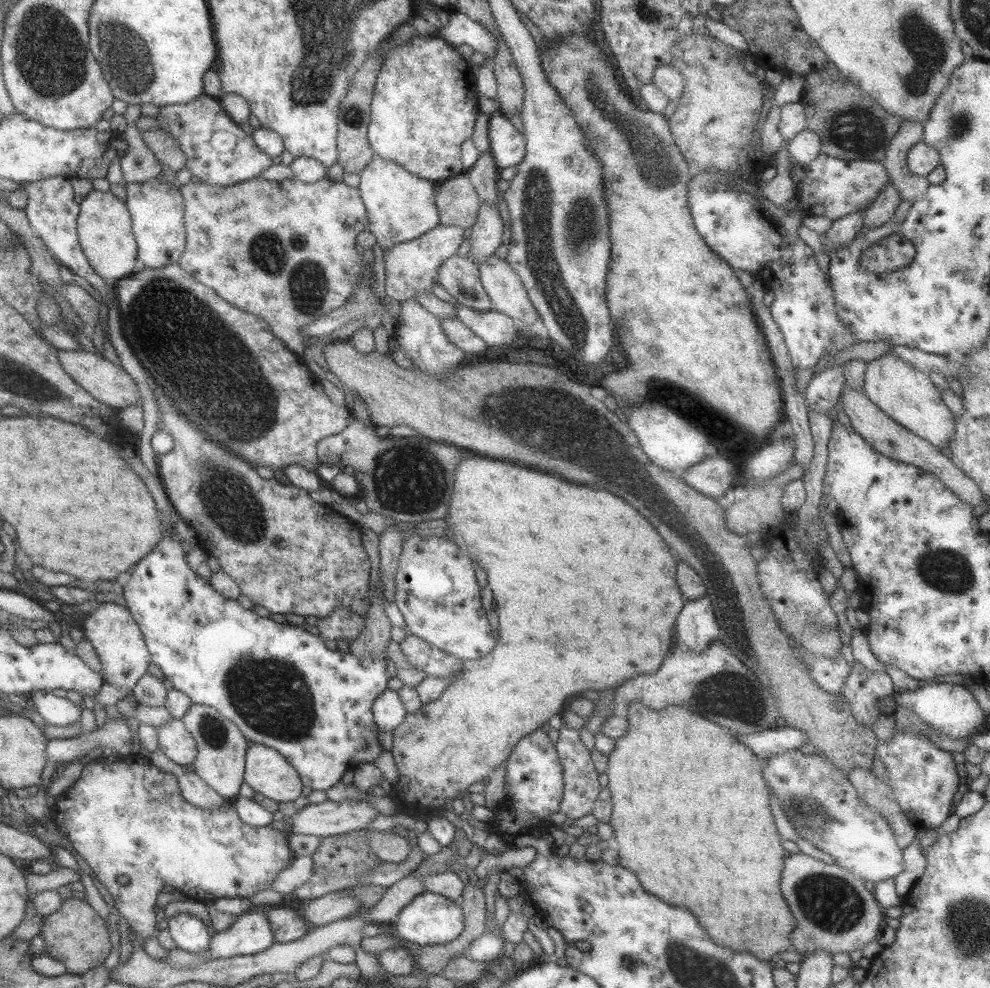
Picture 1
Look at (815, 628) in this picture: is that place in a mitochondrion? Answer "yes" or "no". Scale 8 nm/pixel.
yes

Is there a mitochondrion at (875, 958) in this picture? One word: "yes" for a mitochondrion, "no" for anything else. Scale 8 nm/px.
no

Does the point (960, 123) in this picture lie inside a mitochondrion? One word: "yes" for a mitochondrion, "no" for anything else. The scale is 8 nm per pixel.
yes

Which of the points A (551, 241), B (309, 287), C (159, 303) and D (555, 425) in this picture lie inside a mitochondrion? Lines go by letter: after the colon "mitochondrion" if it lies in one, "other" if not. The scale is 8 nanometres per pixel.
A: mitochondrion
B: mitochondrion
C: mitochondrion
D: mitochondrion

